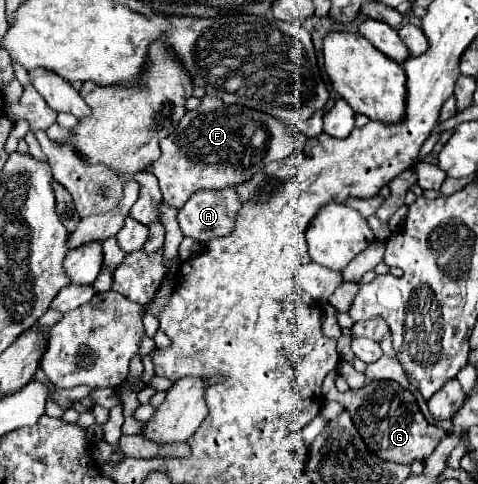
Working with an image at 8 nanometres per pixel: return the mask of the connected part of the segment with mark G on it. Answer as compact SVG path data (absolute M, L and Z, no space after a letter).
M328 374L324 378L324 398L340 402L344 410L350 412L352 422L368 450L388 462L410 464L416 458L426 460L434 452L434 446L440 442L440 438L446 434L440 426L430 424L424 418L412 392L400 388L400 384L394 380L372 380L360 390L348 390L342 394L334 386L334 374Z

